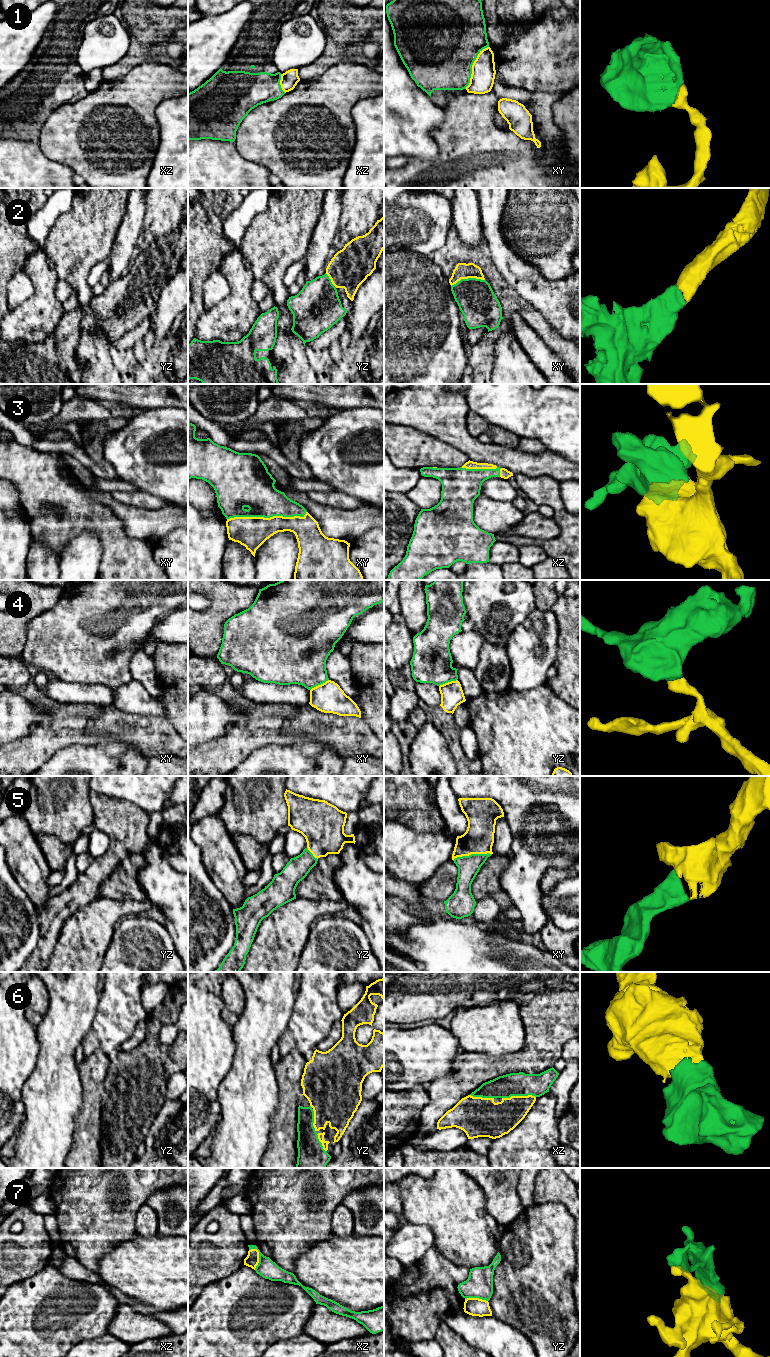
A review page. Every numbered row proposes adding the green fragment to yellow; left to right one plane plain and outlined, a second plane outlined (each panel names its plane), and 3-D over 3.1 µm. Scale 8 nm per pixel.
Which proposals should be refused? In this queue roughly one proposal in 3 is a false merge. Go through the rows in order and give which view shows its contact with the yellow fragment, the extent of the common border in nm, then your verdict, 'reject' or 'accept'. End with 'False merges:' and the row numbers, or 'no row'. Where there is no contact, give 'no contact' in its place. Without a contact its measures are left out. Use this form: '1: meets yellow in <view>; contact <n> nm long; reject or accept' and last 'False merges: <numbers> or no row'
1: meets yellow in xy; contact 400 nm long; reject
2: meets yellow in xy; contact 280 nm long; accept
3: meets yellow in xy; contact 650 nm long; accept
4: meets yellow in xy; contact 180 nm long; reject
5: meets yellow in xy; contact 320 nm long; accept
6: meets yellow in xz; contact 280 nm long; accept
7: meets yellow in xz; contact 180 nm long; reject
False merges: 1, 4, 7

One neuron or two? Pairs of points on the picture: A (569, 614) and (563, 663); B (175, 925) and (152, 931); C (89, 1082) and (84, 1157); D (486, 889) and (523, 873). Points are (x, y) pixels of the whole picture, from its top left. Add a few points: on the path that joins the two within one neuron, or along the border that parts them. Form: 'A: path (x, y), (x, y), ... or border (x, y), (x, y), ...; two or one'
A: path (569, 626), (569, 651); one
B: border (165, 925), (171, 937); two
C: path (89, 1101), (87, 1138); one
D: border (509, 862), (500, 875), (500, 887), (512, 903); two

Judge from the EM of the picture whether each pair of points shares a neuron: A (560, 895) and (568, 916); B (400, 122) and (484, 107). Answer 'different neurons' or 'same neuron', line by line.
A: same neuron
B: different neurons

